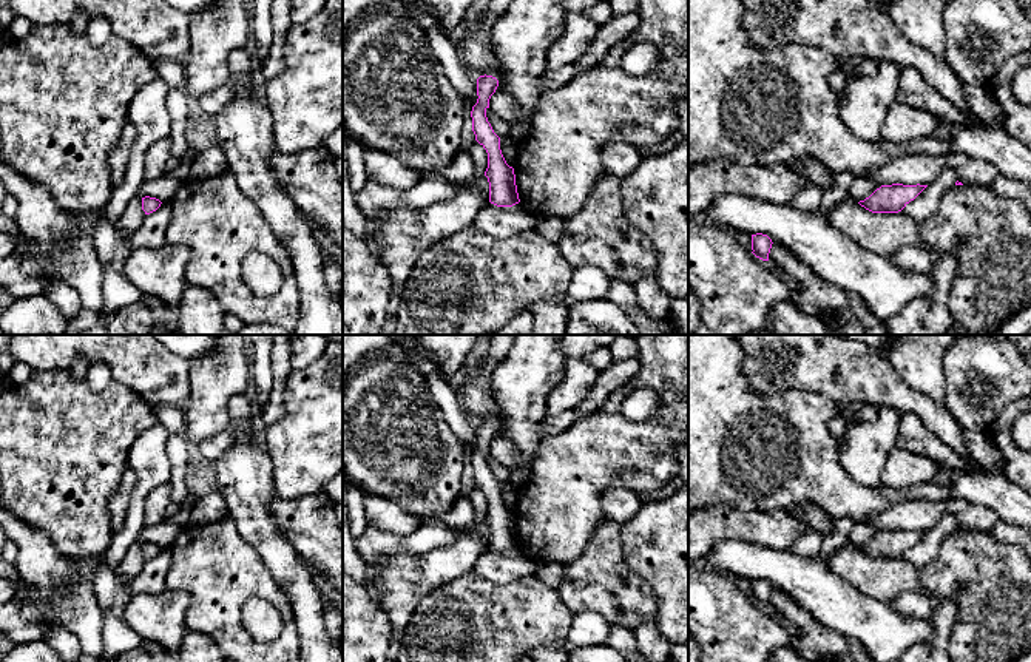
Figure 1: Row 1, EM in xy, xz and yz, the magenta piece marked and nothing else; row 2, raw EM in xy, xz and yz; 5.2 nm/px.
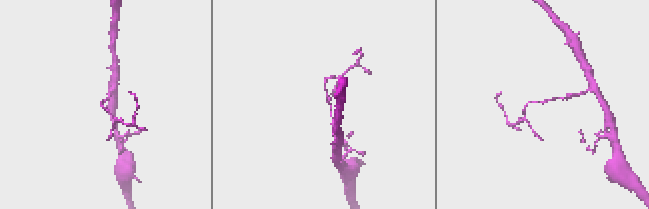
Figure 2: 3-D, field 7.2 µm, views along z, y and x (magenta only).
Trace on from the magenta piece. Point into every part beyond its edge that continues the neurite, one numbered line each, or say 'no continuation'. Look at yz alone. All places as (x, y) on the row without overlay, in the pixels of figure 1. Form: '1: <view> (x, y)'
no continuation

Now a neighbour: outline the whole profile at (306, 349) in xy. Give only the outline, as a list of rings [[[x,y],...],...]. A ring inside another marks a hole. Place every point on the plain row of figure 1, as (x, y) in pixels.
[[[299,335],[290,341],[292,369],[304,369],[315,363],[326,350],[329,341],[321,335]]]

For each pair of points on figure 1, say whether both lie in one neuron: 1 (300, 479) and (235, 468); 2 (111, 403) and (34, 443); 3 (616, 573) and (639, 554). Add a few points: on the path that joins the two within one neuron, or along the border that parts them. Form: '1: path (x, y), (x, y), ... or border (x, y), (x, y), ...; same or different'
1: border (264, 445), (272, 463), (272, 485), (277, 494); different
2: path (93, 422), (71, 443), (53, 443); same
3: border (621, 528), (625, 562), (653, 590); different

